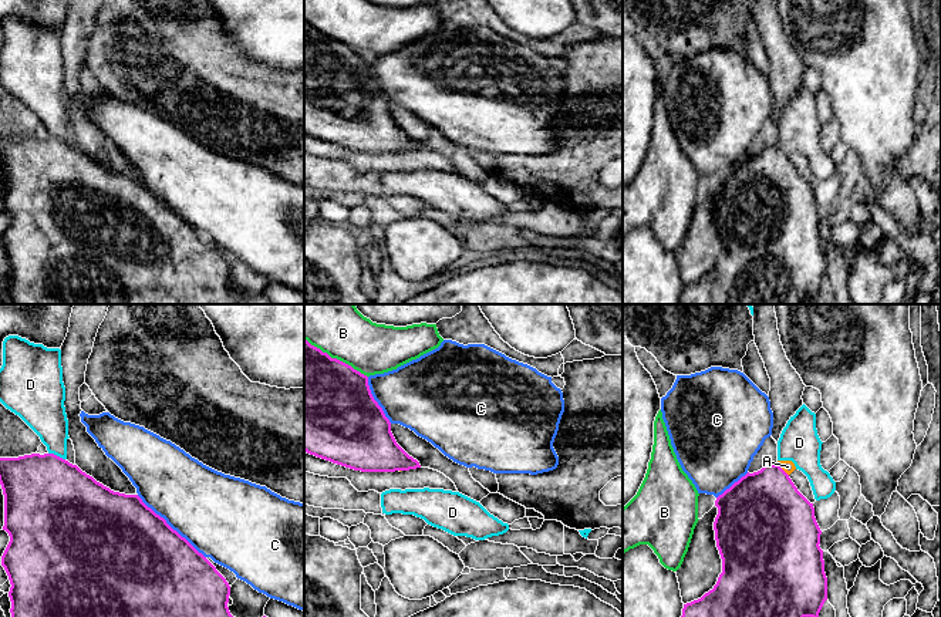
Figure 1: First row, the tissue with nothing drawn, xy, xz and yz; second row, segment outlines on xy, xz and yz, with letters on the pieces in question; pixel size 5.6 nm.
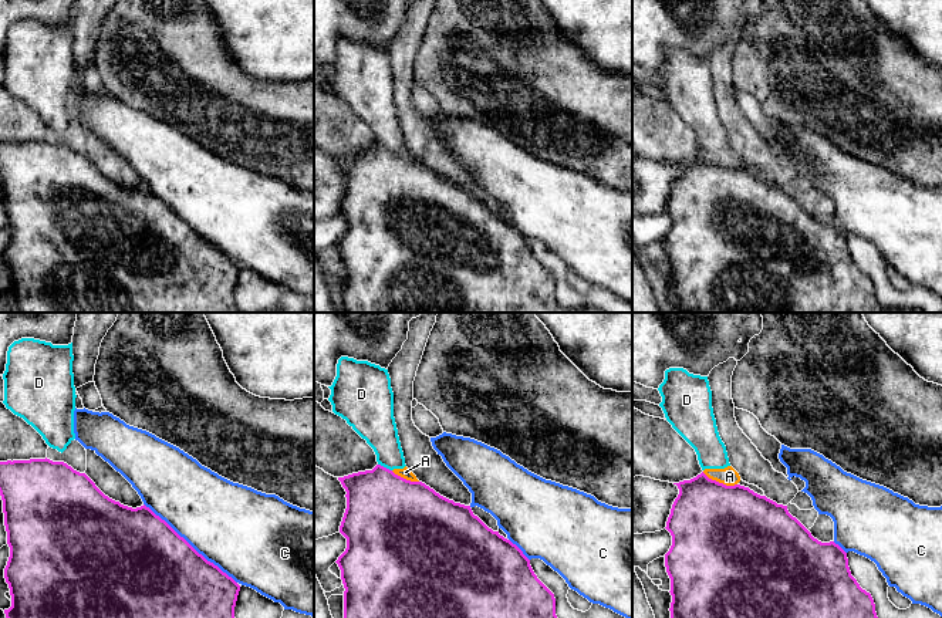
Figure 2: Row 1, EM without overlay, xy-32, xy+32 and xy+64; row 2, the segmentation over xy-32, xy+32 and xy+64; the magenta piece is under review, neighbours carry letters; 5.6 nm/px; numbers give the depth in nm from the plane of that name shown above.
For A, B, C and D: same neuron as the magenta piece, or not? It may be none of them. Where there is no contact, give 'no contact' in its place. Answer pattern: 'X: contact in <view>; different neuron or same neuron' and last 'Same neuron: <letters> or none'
A: contact in yz; different neuron
B: contact in xz; different neuron
C: contact in xy; different neuron
D: contact in xy; different neuron
Same neuron: none

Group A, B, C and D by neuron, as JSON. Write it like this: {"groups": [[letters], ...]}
{"groups": [["A", "D"], ["B"], ["C"]]}

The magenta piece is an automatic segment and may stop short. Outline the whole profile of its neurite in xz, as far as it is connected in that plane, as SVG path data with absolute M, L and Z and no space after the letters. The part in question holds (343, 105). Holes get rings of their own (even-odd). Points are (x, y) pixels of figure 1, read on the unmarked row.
M304 21L304 132L361 154L421 149L395 122L391 104L374 81L368 58Z

